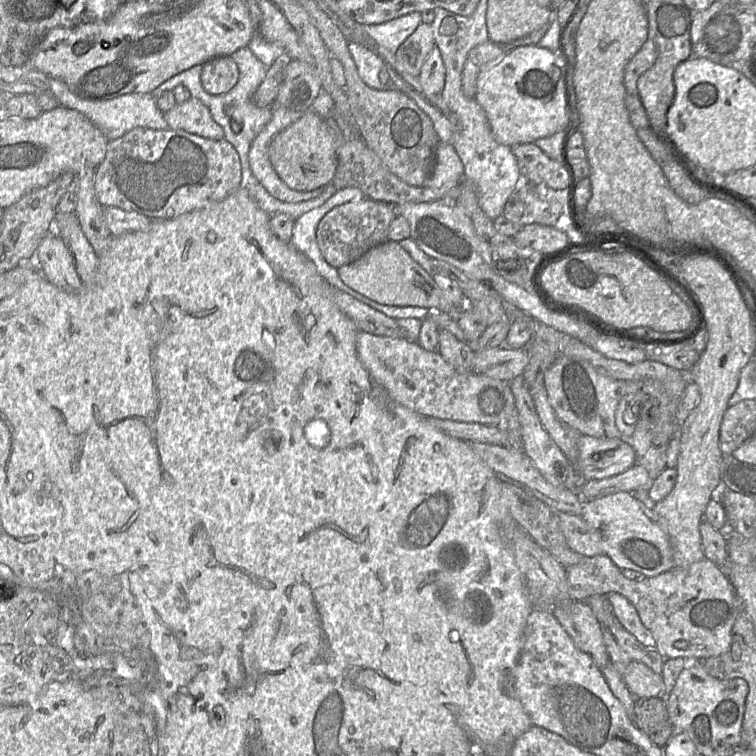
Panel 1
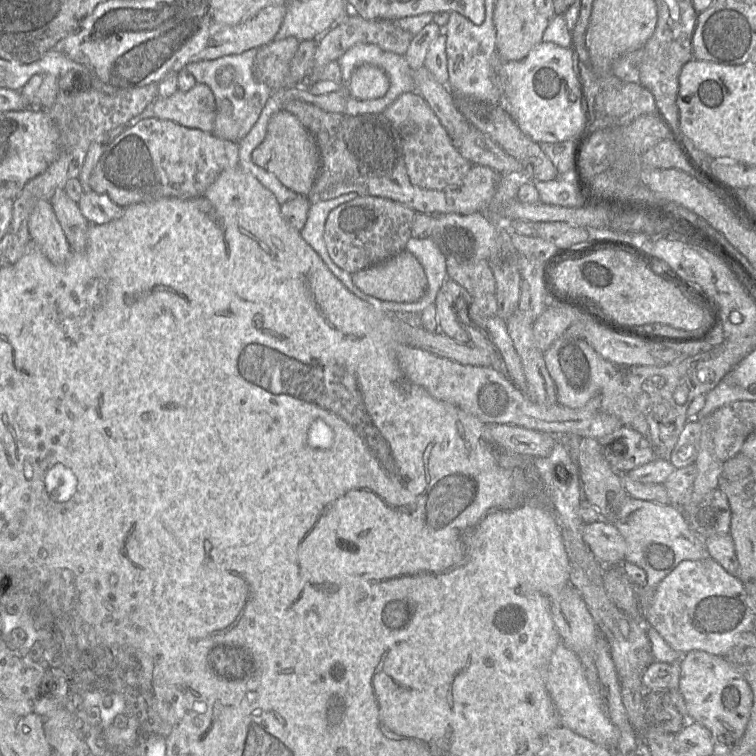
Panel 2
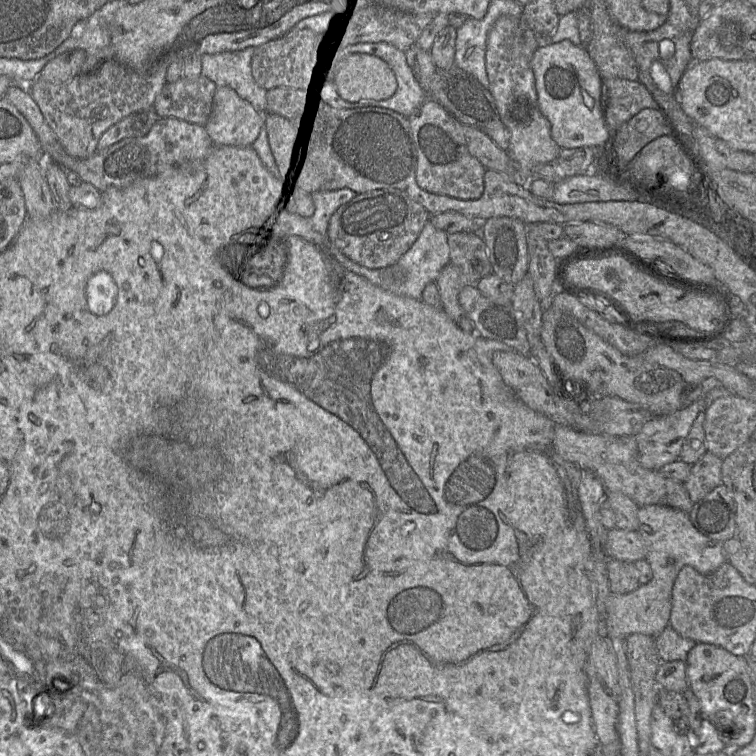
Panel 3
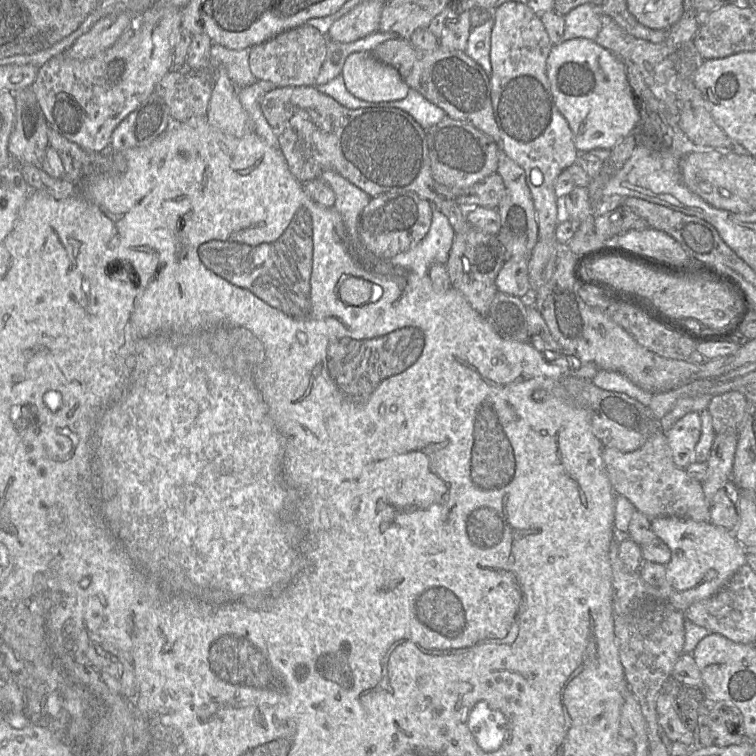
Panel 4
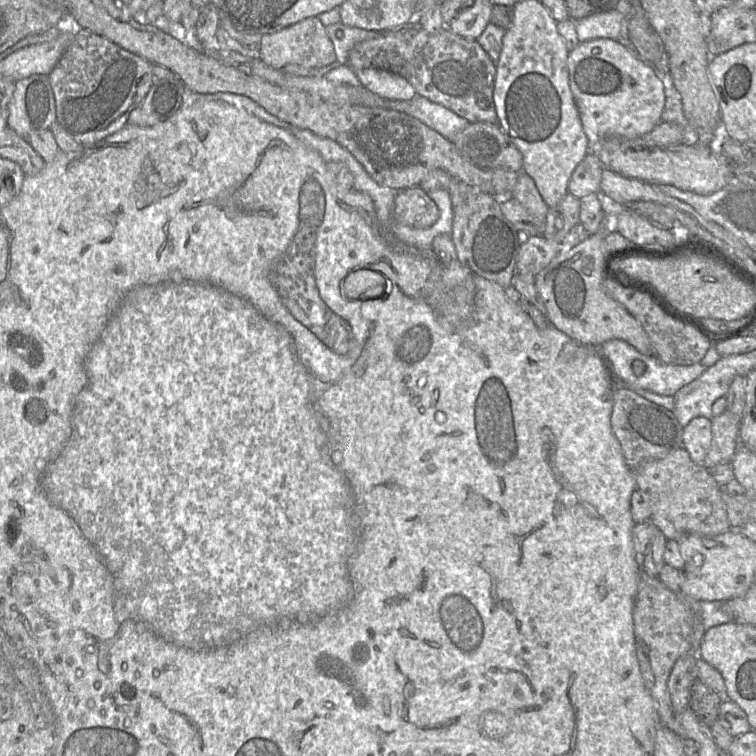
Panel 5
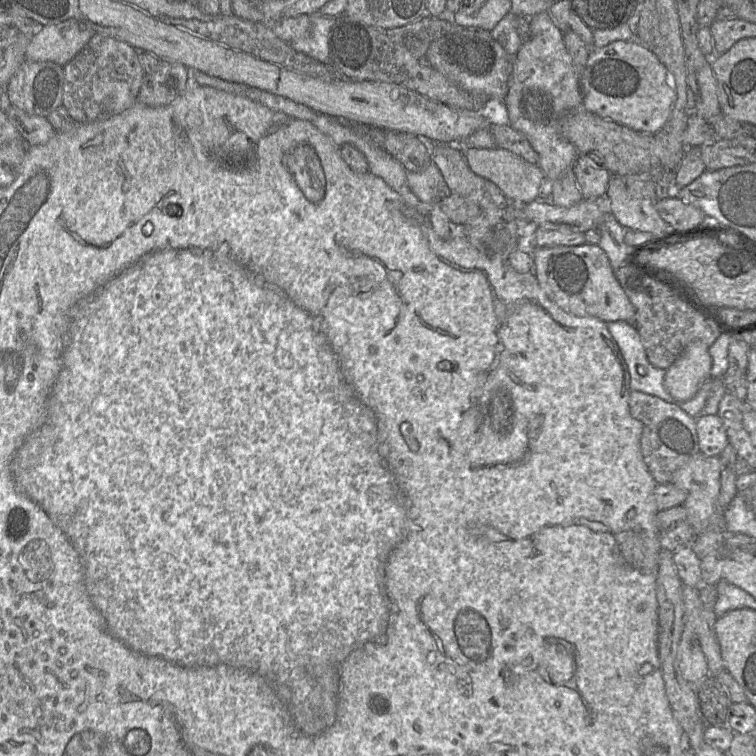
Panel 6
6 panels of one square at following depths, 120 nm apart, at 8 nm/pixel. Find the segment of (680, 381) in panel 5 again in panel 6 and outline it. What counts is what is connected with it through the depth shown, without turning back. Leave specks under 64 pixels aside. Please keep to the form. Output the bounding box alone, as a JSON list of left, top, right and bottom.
[607,321,676,403]

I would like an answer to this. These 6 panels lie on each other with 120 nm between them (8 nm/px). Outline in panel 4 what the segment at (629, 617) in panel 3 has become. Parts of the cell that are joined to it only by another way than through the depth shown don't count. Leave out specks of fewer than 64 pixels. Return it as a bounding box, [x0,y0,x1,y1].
[651,517,746,611]

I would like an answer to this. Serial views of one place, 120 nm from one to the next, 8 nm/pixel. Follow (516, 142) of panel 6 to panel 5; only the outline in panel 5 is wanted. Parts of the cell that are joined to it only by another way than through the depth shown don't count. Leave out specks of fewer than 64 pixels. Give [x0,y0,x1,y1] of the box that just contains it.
[451,123,523,170]

